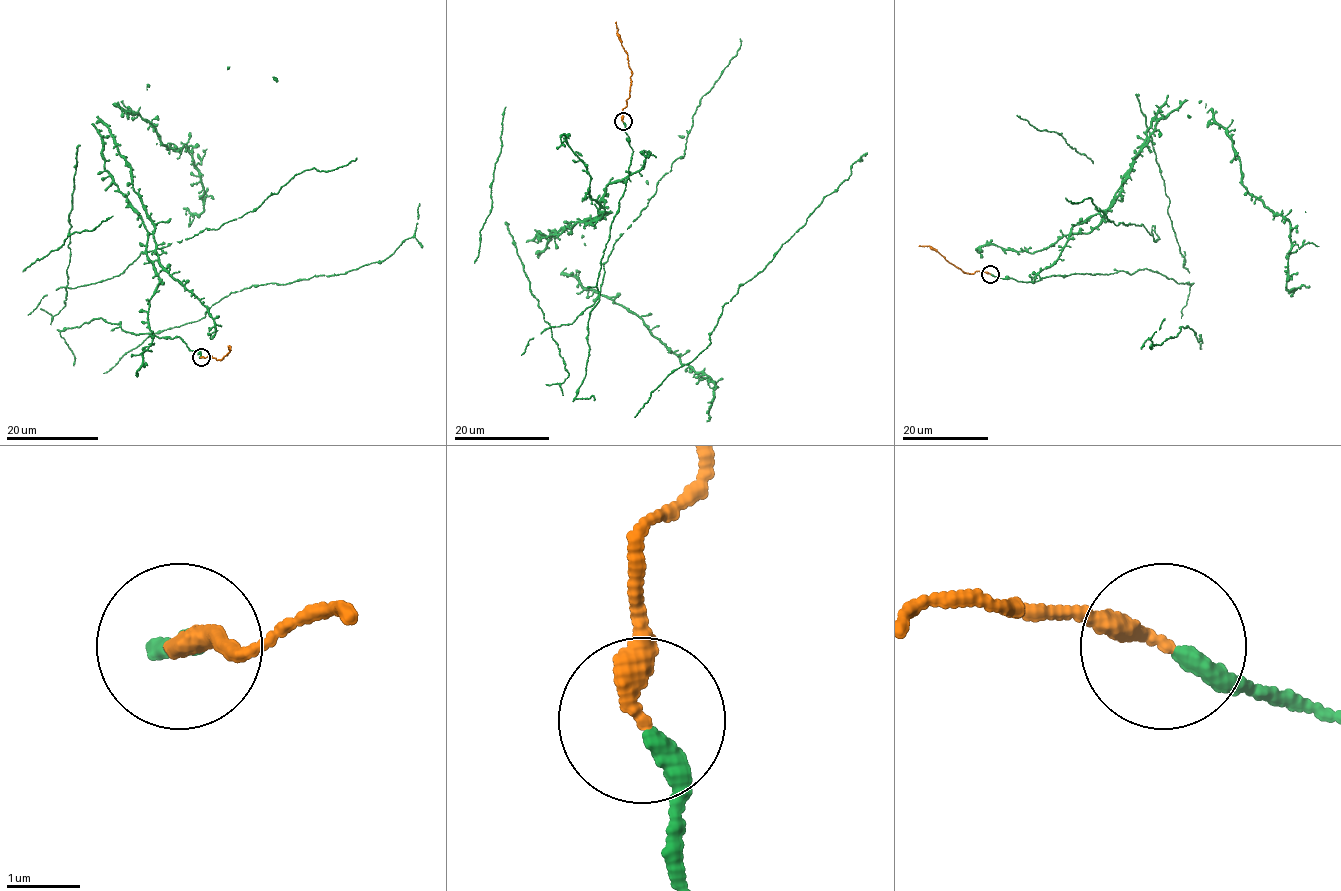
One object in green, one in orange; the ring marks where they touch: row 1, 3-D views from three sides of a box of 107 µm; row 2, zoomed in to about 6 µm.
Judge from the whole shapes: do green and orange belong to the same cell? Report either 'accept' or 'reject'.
accept

